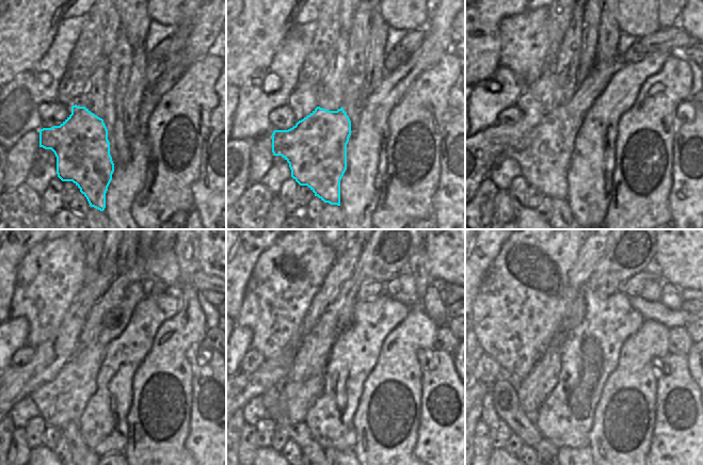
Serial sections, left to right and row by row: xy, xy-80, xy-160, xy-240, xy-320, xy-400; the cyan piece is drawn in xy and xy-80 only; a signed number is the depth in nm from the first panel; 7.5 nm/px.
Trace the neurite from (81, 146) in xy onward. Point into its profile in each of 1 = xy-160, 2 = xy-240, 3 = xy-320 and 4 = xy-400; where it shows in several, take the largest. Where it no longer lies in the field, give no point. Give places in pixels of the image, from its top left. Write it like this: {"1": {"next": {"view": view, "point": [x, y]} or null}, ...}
{"1": {"next": {"view": "xy-160", "point": [544, 155]}}, "2": {"next": {"view": "xy-240", "point": [62, 400]}}, "3": {"next": {"view": "xy-320", "point": [297, 398]}}, "4": {"next": {"view": "xy-400", "point": [608, 285]}}}

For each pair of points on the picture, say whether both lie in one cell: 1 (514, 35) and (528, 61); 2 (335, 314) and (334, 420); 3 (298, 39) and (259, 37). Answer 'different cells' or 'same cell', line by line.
1: same cell
2: different cells
3: different cells

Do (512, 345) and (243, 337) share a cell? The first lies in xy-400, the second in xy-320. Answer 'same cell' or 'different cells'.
different cells

